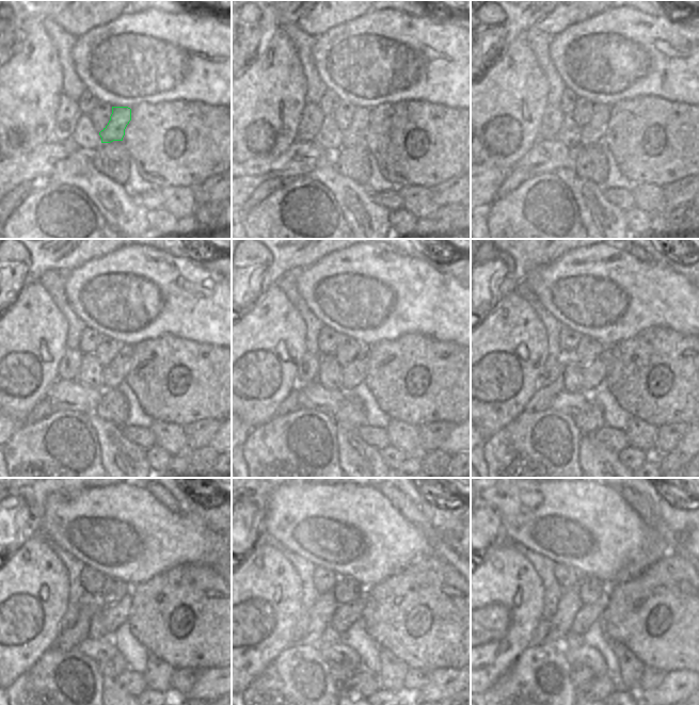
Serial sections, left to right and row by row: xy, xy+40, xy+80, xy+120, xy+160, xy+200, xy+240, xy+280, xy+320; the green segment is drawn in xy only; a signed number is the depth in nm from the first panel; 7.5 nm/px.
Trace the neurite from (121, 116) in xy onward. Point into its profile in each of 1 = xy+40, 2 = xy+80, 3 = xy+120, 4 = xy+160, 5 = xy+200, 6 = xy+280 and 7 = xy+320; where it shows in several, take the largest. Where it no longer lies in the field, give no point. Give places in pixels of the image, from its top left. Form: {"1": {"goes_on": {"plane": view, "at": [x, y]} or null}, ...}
{"1": {"goes_on": {"plane": "xy+40", "at": [354, 133]}}, "2": {"goes_on": {"plane": "xy+80", "at": [592, 133]}}, "3": {"goes_on": {"plane": "xy+120", "at": [113, 374]}}, "4": {"goes_on": {"plane": "xy+160", "at": [353, 373]}}, "5": {"goes_on": {"plane": "xy+200", "at": [592, 374]}}, "6": {"goes_on": {"plane": "xy+280", "at": [346, 614]}}, "7": {"goes_on": {"plane": "xy+320", "at": [587, 614]}}}

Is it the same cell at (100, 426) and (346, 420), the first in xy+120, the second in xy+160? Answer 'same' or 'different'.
different

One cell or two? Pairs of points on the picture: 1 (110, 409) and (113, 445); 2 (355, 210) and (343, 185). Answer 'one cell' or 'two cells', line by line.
1: two cells
2: one cell

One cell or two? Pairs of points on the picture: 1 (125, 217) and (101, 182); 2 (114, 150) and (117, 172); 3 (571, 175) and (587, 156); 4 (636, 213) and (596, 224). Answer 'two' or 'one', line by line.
1: one
2: one
3: two
4: two

